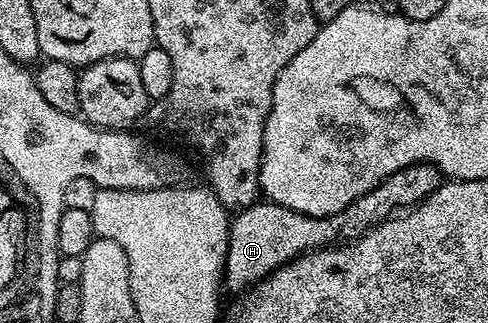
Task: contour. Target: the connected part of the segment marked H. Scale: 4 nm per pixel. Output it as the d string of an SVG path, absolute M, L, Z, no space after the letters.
M422 161L389 175L377 188L361 195L331 217L307 217L304 213L274 205L266 199L246 206L230 218L227 258L223 264L226 288L231 288L235 295L242 294L269 276L273 270L288 265L300 253L310 253L313 249L331 247L336 243L350 243L356 237L363 236L368 229L388 220L396 211L414 207L433 195L433 191L437 191L444 180L436 165Z

